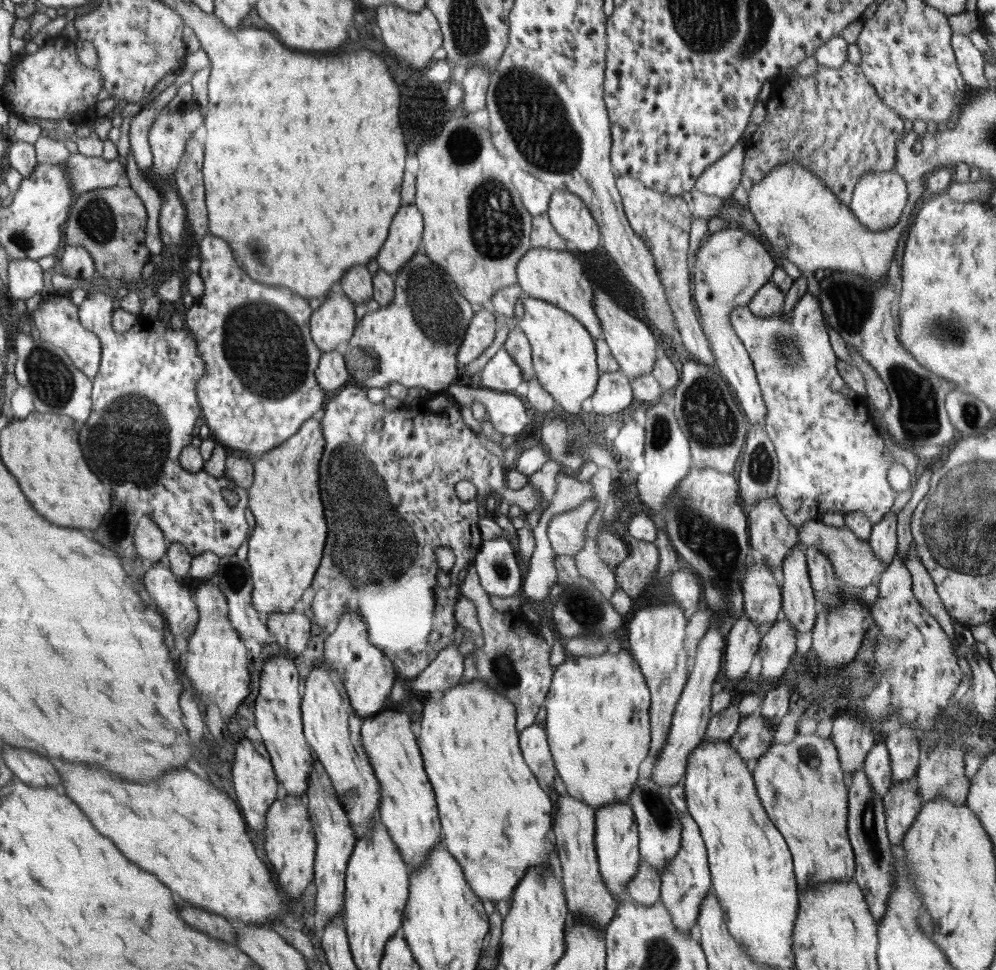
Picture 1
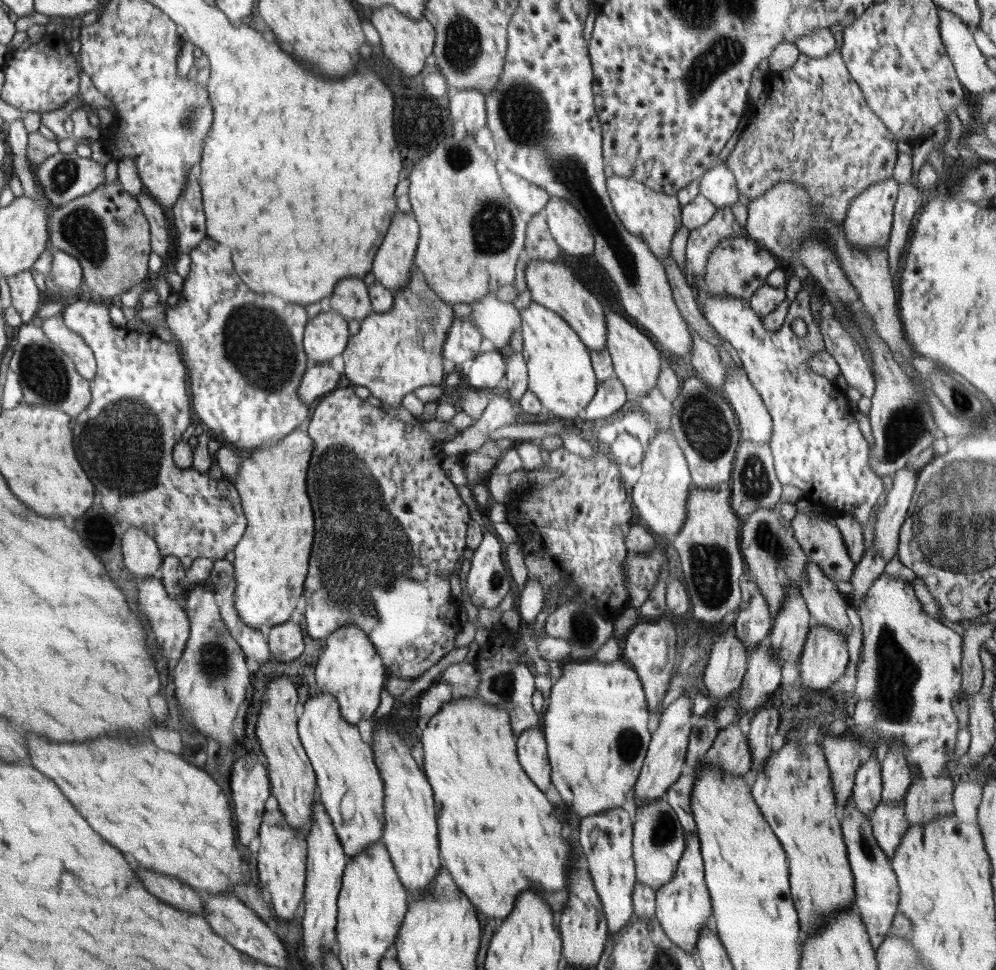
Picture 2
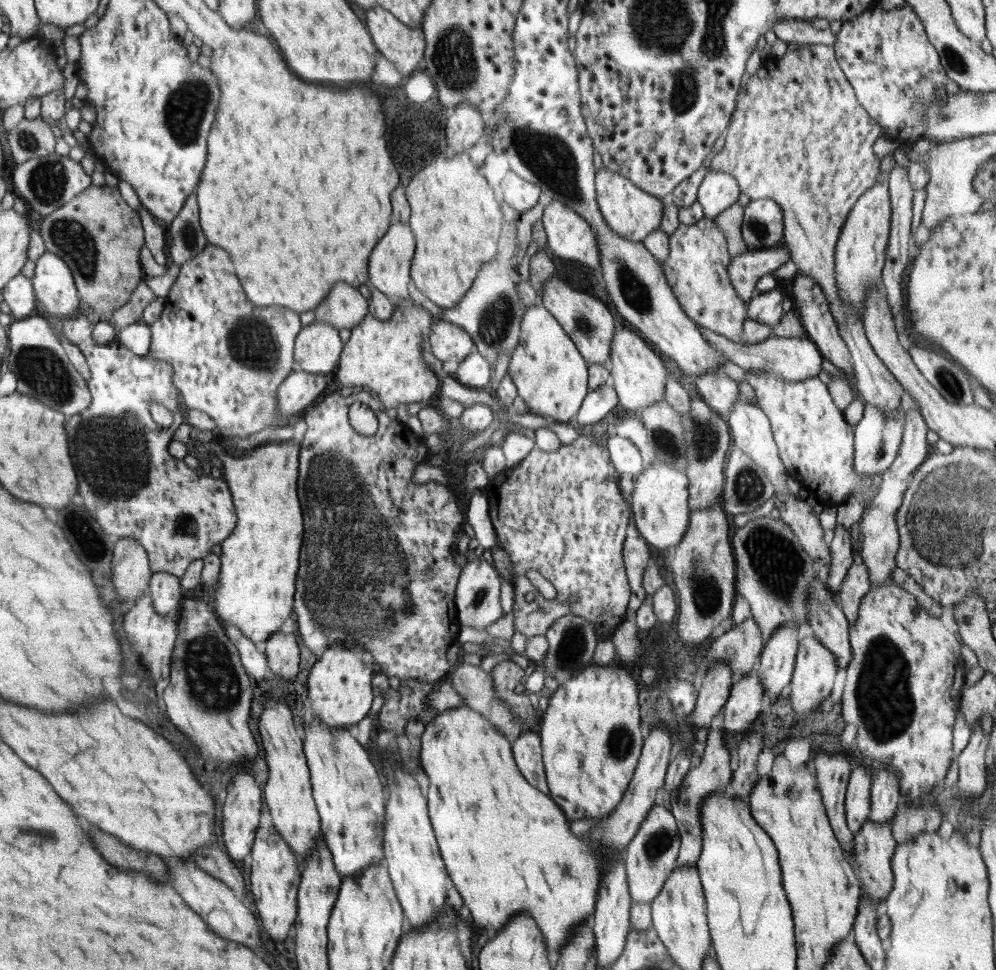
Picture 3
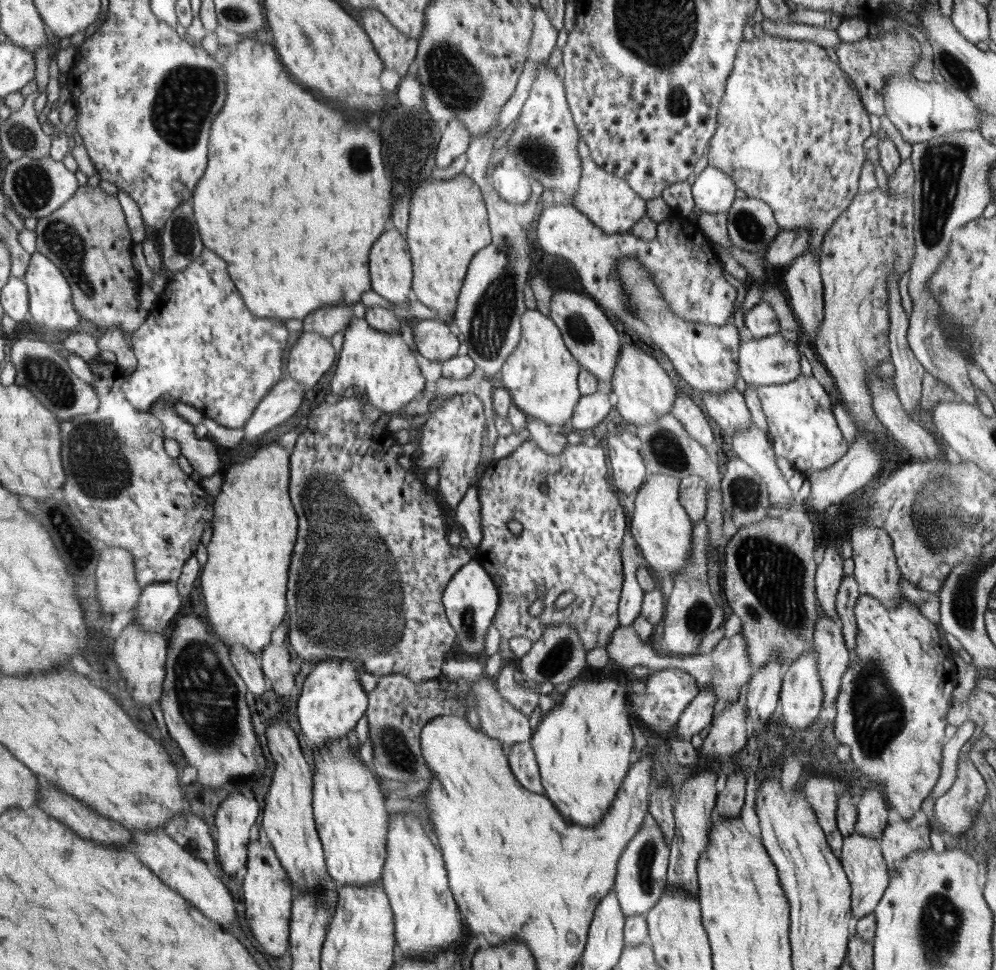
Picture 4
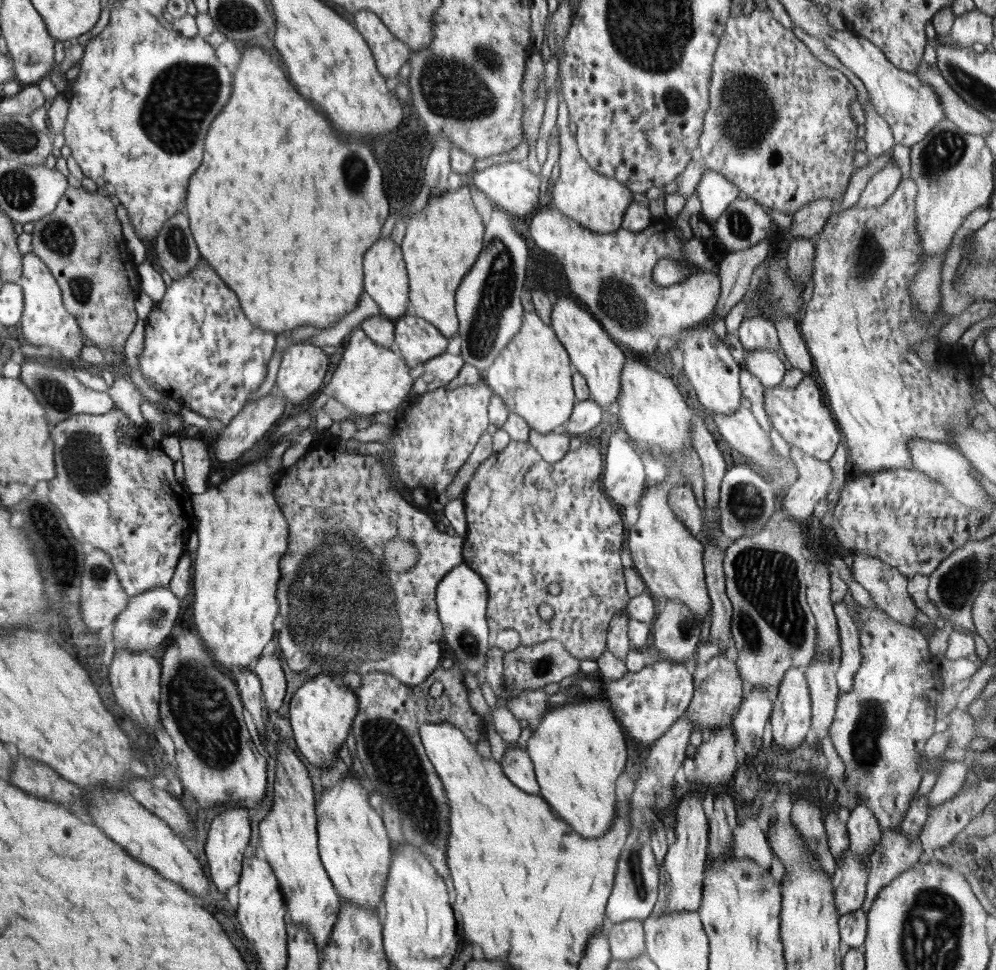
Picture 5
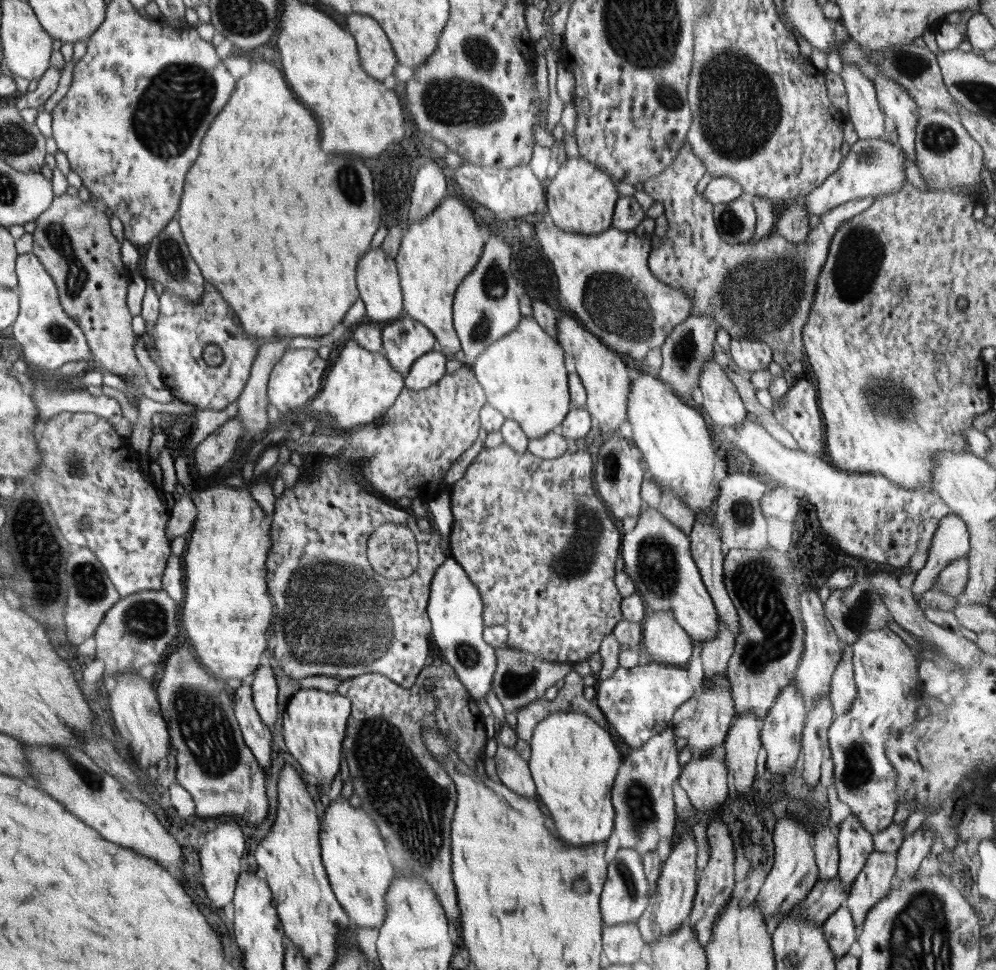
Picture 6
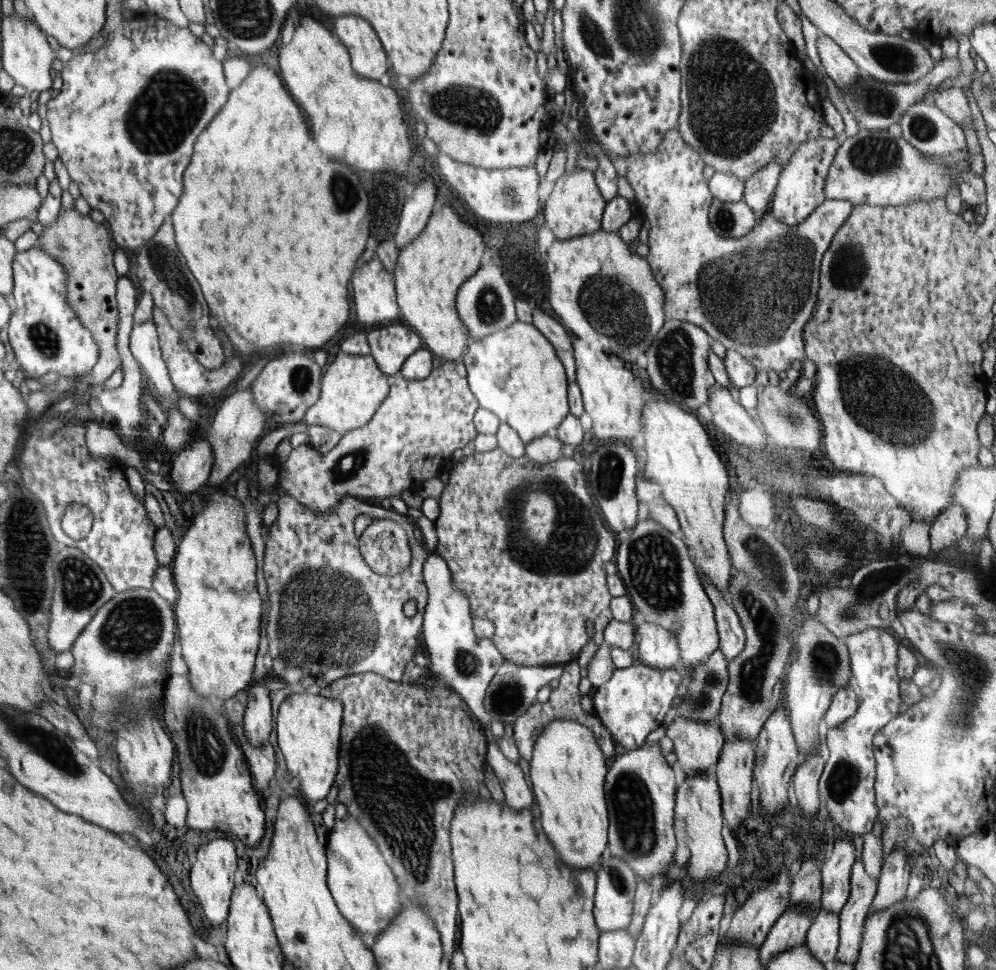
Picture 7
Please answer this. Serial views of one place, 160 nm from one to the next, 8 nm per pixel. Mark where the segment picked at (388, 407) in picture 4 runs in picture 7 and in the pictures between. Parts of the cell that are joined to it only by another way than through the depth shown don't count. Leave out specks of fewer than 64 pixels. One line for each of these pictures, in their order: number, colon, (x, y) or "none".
5: (370, 378)
6: (361, 385)
7: (353, 387)

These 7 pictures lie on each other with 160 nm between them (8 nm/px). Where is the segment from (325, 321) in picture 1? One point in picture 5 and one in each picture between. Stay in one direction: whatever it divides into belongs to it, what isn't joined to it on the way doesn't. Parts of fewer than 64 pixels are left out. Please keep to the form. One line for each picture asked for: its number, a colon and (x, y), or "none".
2: (325, 336)
3: (318, 347)
4: (312, 355)
5: (301, 373)

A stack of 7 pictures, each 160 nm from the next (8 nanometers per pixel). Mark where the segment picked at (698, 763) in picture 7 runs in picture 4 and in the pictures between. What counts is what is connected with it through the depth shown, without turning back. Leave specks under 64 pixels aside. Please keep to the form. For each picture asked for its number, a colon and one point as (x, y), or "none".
4: (727, 668)
5: (718, 688)
6: (704, 720)

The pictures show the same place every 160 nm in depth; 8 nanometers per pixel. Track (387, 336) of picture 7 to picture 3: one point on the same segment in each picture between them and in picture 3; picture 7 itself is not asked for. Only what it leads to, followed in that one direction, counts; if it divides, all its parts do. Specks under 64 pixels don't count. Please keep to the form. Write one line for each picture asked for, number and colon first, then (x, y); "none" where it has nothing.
3: (448, 342)
4: (434, 340)
5: (417, 340)
6: (405, 341)

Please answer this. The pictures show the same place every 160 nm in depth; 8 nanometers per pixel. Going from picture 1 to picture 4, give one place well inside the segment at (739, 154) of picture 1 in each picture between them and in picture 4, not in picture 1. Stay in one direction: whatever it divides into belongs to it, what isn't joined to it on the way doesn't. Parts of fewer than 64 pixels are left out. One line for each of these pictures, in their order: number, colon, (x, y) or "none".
2: (718, 184)
3: (718, 191)
4: (713, 191)

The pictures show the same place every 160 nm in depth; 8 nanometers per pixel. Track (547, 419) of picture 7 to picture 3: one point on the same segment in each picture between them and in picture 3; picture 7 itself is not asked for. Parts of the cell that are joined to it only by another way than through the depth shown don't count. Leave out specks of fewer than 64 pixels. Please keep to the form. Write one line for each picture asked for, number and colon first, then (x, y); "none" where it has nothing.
3: (550, 374)
4: (541, 374)
5: (533, 375)
6: (523, 374)

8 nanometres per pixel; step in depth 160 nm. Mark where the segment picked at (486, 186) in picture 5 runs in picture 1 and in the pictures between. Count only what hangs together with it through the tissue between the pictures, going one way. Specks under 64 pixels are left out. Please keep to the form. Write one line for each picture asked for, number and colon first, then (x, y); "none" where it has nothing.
1: (536, 196)
2: (530, 198)
3: (521, 195)
4: (509, 183)

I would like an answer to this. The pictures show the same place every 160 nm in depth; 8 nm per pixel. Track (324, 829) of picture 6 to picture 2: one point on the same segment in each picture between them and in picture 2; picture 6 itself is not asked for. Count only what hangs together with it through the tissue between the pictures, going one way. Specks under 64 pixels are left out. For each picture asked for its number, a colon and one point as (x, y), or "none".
2: (349, 784)
3: (349, 796)
4: (348, 805)
5: (355, 849)

